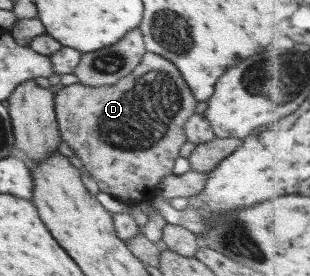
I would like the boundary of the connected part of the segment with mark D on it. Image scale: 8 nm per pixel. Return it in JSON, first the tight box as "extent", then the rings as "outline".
{"extent":[52,51,196,204],"outline":[[[145,51],[141,60],[138,62],[138,65],[136,65],[130,73],[121,77],[114,85],[90,87],[77,82],[64,86],[58,90],[53,96],[52,101],[59,137],[74,151],[74,154],[78,159],[78,166],[82,169],[86,169],[86,171],[90,173],[91,177],[95,180],[96,185],[99,187],[100,193],[111,195],[128,204],[130,202],[138,203],[149,201],[158,191],[157,185],[160,183],[161,178],[171,174],[174,159],[178,157],[178,149],[180,149],[180,145],[187,140],[183,132],[183,125],[184,122],[194,114],[194,109],[196,107],[196,101],[194,100],[194,96],[191,94],[190,89],[188,89],[188,86],[185,84],[185,81],[182,79],[182,76],[175,65],[165,57]]]}

